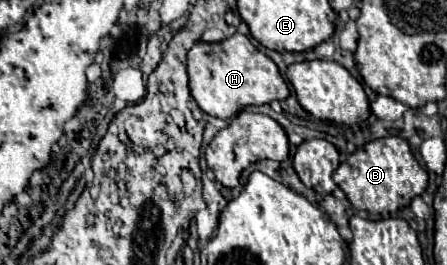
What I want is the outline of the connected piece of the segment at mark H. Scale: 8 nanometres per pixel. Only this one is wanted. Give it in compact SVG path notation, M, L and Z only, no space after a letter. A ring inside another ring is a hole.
M239 33L219 43L195 43L187 53L187 73L189 89L197 105L219 119L235 117L247 105L265 105L289 97L289 87L275 63Z

